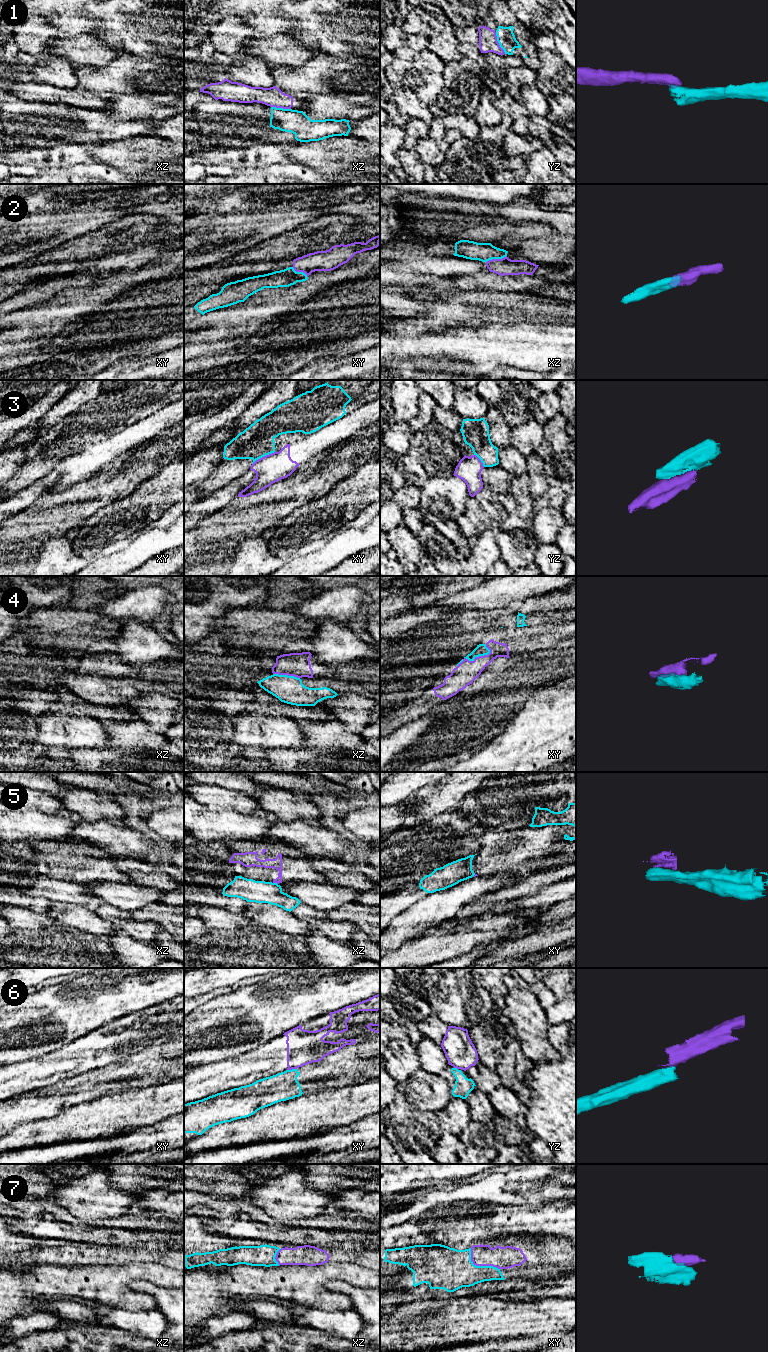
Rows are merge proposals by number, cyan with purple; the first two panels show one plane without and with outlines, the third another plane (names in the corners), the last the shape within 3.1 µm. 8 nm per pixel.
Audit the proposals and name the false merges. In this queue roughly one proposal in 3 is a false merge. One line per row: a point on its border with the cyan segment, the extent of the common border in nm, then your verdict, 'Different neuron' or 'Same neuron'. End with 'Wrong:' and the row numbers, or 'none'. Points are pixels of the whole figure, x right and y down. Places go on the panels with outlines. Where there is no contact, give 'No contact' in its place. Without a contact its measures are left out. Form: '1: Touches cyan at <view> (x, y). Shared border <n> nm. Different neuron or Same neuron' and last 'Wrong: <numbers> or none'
1: Touches cyan at yz (498, 42). Shared border 190 nm. Different neuron
2: Touches cyan at xz (496, 258). Shared border 180 nm. Same neuron
3: Touches cyan at xy (263, 456). Shared border 220 nm. Different neuron
4: Touches cyan at xy (474, 658). Shared border 300 nm. Same neuron
5: Touches cyan at xz (275, 883). Shared border 40 nm. Different neuron
6: Touches cyan at xy (292, 1069). Shared border 80 nm. Different neuron
7: Touches cyan at xy (479, 1266). Shared border 300 nm. Same neuron
Wrong: 1, 3, 5, 6

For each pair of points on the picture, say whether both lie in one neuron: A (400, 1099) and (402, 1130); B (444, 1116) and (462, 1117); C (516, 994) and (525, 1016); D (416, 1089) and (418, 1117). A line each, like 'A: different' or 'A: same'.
A: same
B: same
C: same
D: different

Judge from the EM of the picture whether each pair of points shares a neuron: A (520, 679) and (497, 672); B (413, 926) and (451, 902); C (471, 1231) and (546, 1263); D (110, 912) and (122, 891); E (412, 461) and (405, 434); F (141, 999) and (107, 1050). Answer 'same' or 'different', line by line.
A: different
B: same
C: different
D: different
E: different
F: different

